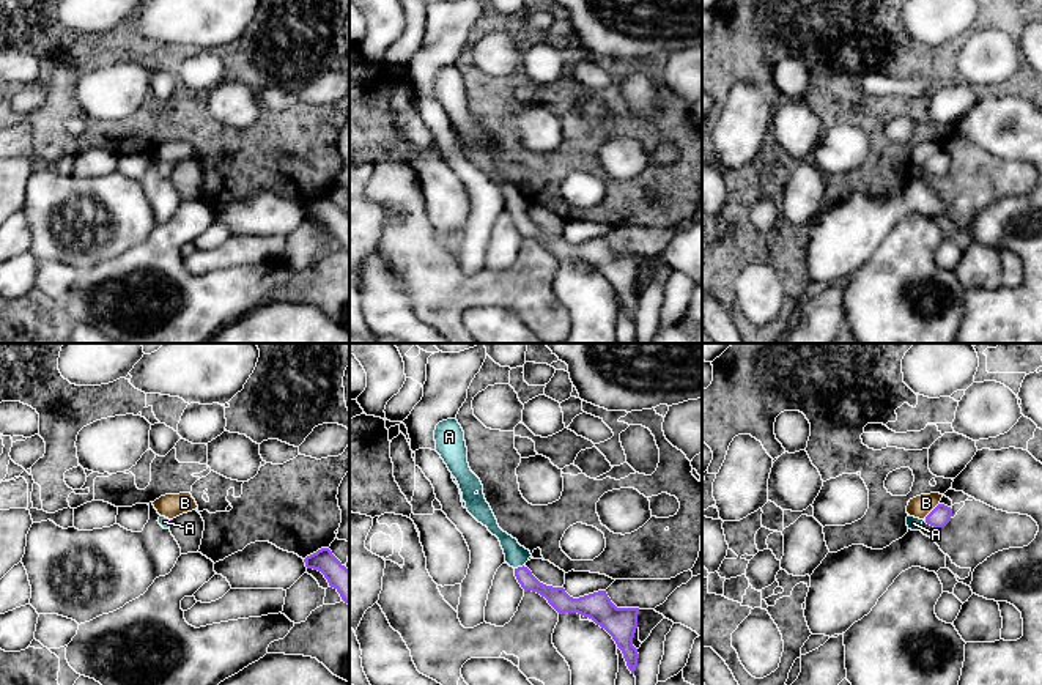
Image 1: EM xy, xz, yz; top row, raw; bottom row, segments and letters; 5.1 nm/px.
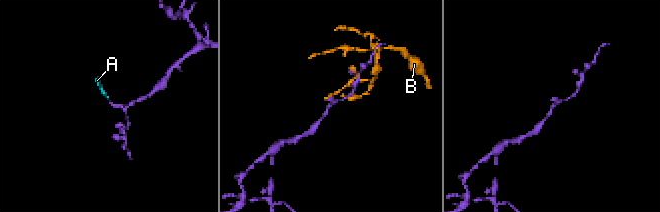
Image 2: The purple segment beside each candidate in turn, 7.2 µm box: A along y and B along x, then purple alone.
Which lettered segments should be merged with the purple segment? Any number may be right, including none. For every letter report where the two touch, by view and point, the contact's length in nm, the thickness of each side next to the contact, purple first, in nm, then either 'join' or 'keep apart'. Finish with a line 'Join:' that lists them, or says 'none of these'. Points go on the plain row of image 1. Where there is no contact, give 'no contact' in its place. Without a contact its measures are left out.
A: xz (518, 214) | 50 nm | 100/110 nm | join
B: yz (932, 158) | 120 nm | 100/110 nm | keep apart
Join: A

